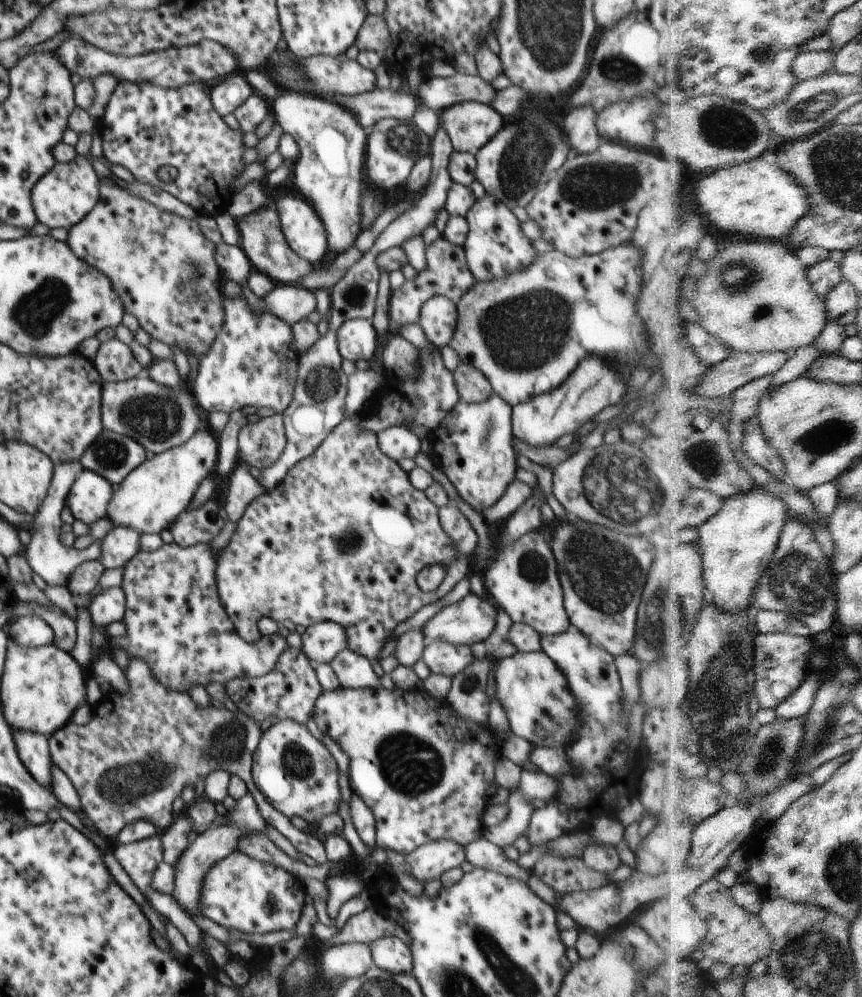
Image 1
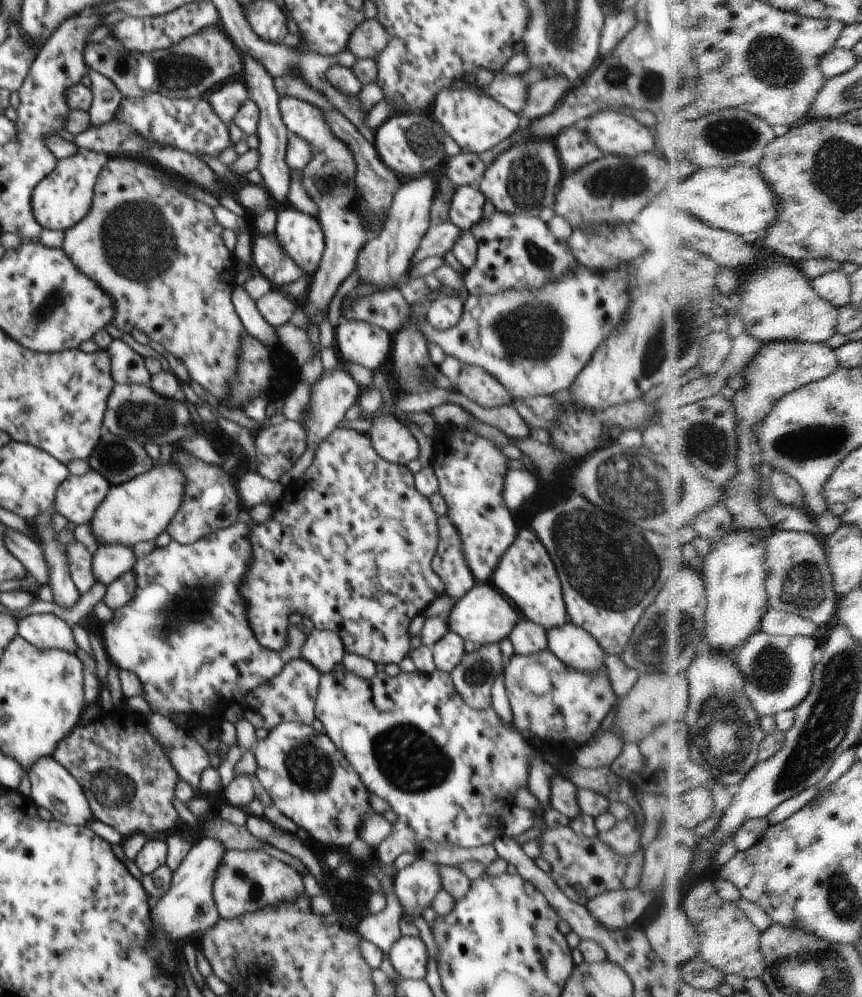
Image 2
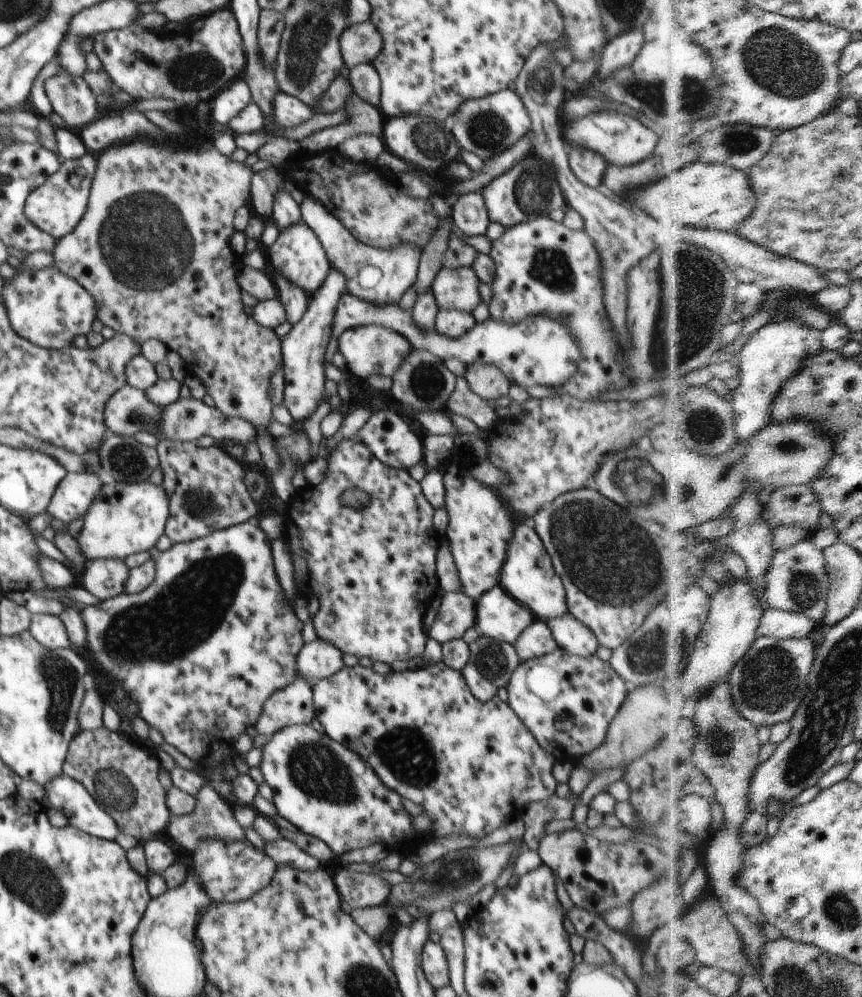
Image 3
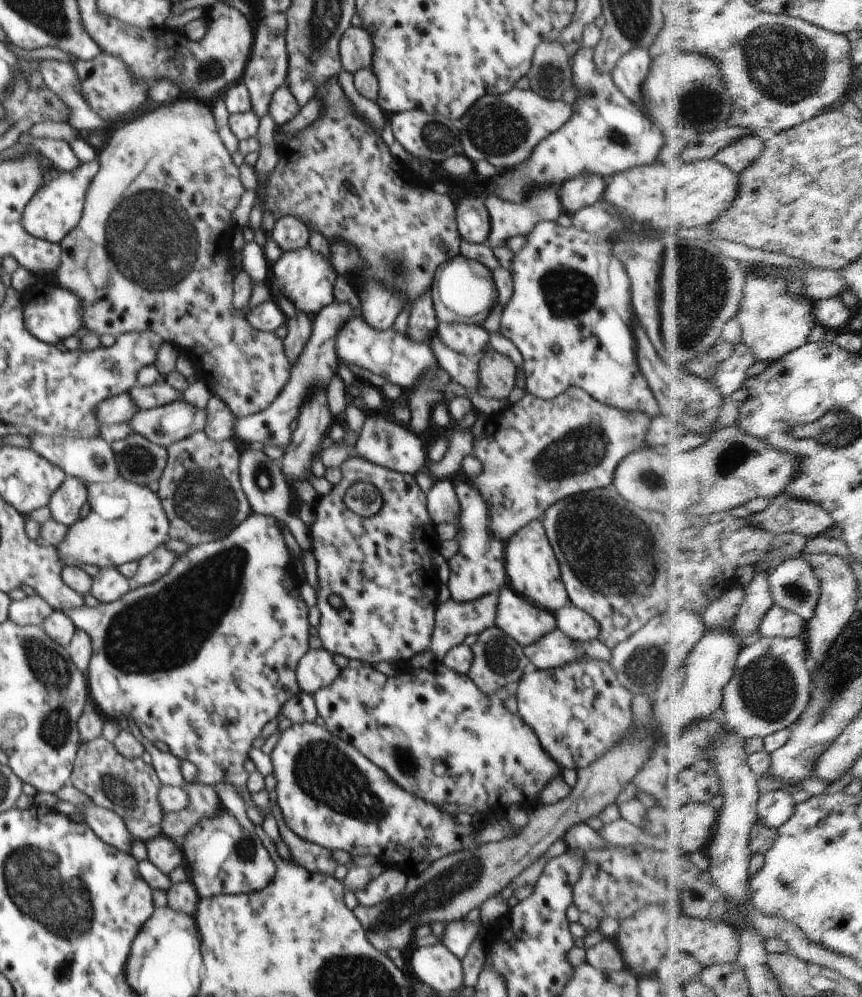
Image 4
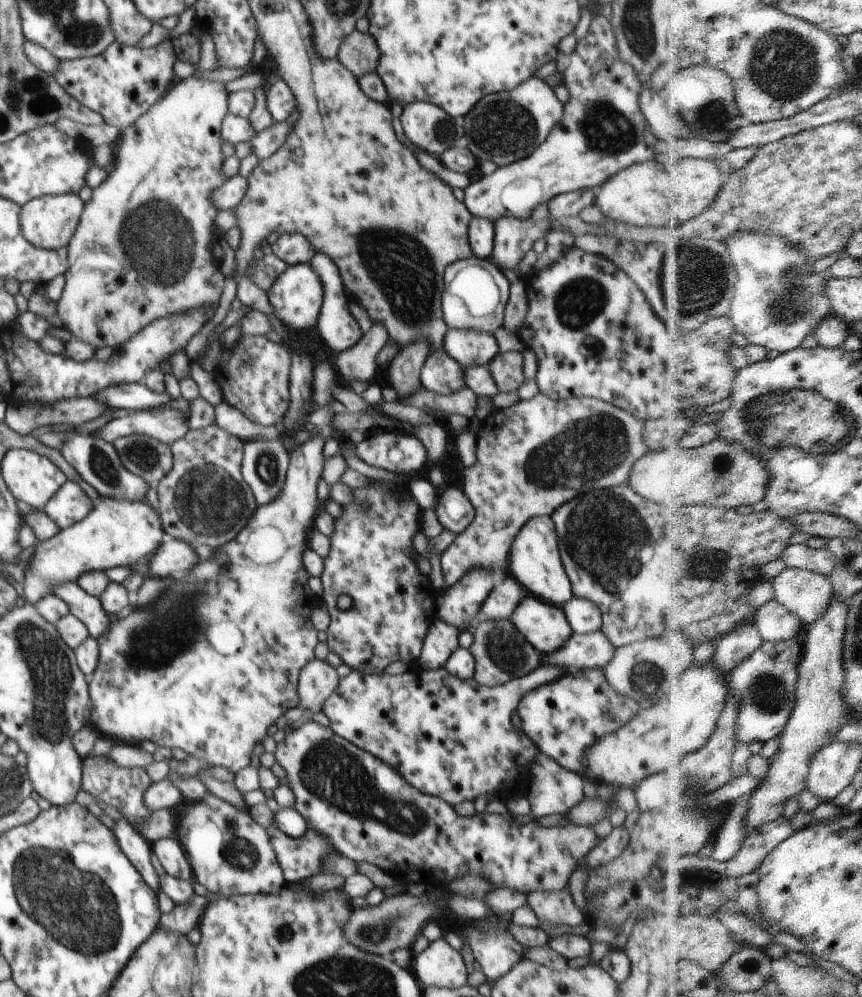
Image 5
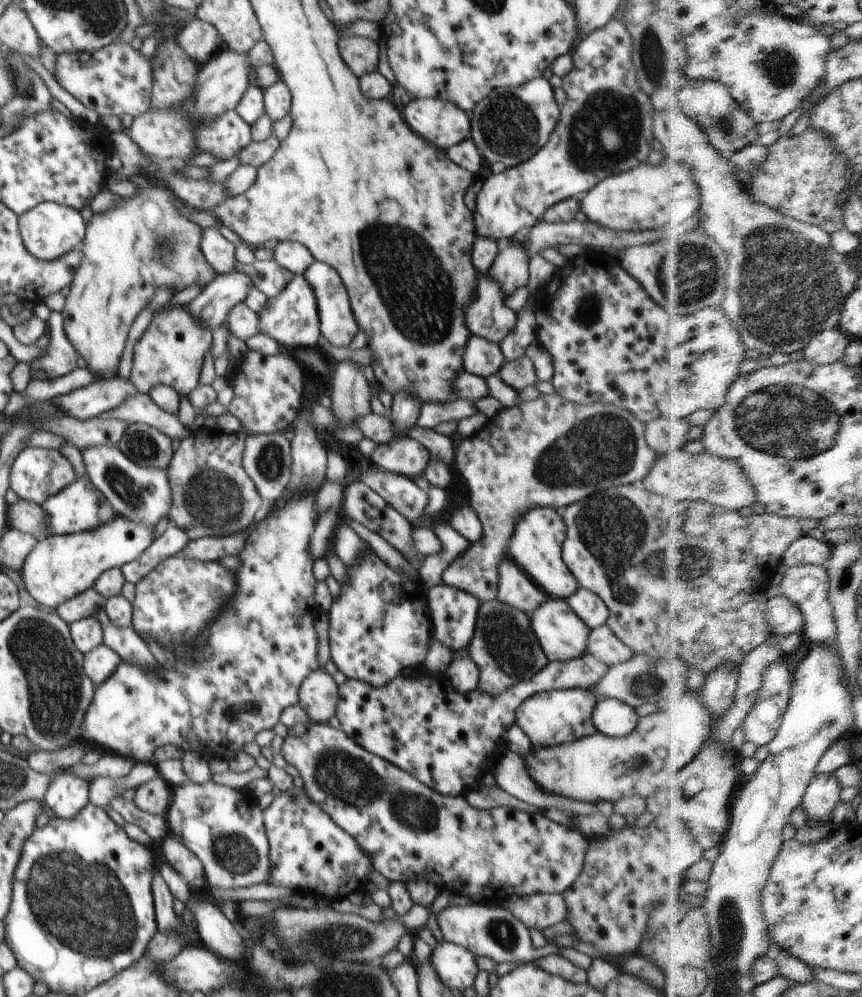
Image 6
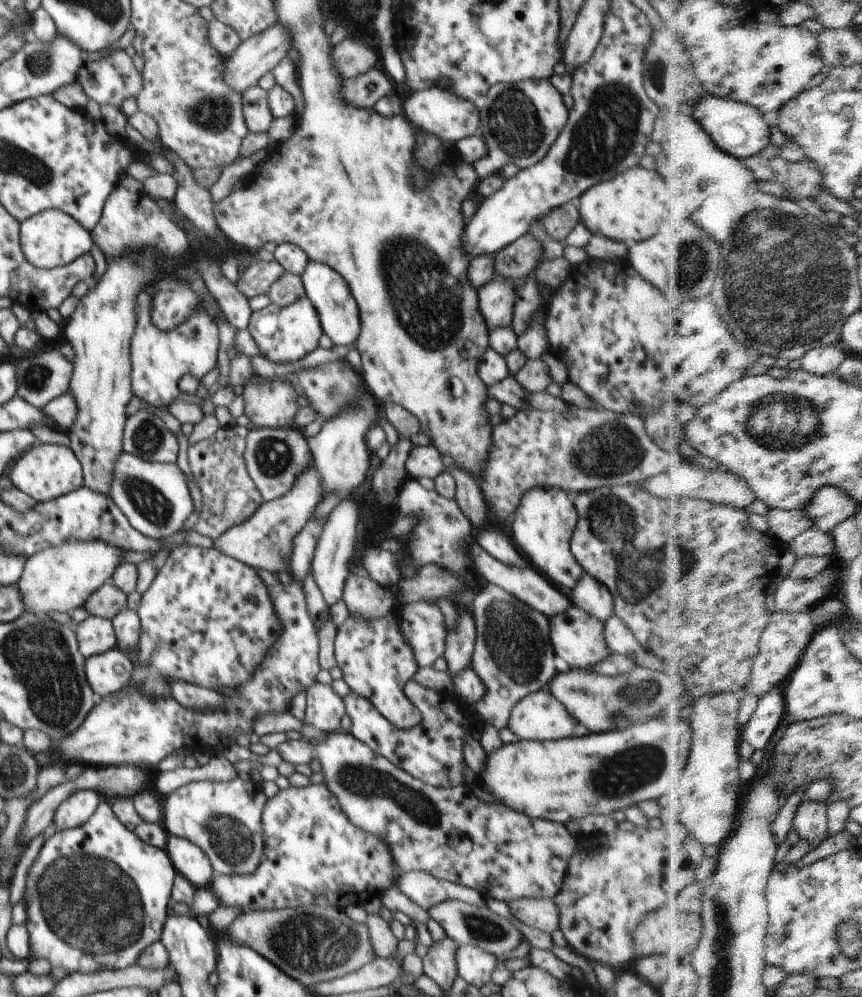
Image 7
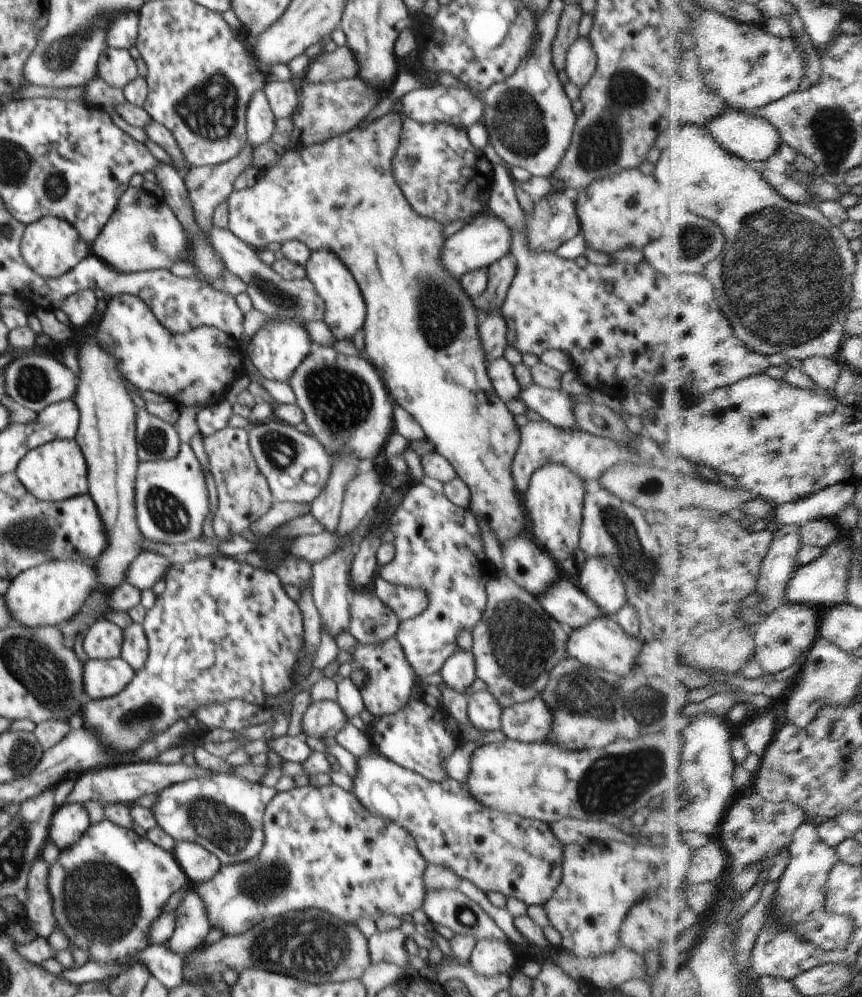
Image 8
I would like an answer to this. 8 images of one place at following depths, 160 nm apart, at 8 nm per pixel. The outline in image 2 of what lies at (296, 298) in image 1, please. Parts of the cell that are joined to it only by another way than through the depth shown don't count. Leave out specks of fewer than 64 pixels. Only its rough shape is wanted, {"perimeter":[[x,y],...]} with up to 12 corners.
{"perimeter":[[271,290],[255,303],[273,327],[289,322],[294,299]]}

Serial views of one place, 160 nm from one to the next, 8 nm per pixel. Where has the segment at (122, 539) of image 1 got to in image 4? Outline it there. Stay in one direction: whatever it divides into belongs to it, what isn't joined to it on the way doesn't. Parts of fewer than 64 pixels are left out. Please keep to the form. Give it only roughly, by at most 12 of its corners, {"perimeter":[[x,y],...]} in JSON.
{"perimeter":[[117,567],[93,577],[91,601],[111,603],[129,590]]}

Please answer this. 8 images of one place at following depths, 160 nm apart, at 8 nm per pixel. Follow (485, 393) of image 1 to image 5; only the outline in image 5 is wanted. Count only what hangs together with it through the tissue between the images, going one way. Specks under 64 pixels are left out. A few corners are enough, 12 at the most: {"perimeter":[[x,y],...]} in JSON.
{"perimeter":[[499,353],[487,365],[499,393],[524,382],[523,354]]}

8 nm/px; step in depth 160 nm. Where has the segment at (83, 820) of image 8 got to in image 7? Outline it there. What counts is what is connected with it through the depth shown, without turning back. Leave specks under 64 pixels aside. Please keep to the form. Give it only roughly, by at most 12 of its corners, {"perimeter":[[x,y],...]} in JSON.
{"perimeter":[[76,791],[56,809],[58,831],[82,826],[102,796]]}

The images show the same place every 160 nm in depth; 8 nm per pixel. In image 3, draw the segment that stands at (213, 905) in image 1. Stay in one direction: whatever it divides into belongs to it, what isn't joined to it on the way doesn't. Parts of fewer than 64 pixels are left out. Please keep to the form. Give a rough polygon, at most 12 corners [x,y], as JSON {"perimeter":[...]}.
{"perimeter":[[202,839],[193,872],[212,901],[270,884],[277,864],[248,839]]}

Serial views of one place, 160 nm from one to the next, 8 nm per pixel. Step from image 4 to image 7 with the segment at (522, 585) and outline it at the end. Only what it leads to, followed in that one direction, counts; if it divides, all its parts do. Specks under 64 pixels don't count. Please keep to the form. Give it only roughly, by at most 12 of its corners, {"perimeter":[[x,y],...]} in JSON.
{"perimeter":[[527,490],[511,538],[554,586],[585,572],[570,550],[578,513],[566,491]]}

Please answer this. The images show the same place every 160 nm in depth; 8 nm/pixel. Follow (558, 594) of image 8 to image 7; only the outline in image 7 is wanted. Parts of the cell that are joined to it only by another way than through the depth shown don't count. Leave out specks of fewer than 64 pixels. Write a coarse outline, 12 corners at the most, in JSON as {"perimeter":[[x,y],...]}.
{"perimeter":[[477,542],[467,553],[485,583],[553,617],[574,606],[536,568],[508,566]]}

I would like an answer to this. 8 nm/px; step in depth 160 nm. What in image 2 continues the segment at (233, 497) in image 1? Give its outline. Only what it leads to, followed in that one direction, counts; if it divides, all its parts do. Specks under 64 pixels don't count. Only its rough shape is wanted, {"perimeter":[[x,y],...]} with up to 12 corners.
{"perimeter":[[249,471],[237,482],[240,506],[278,505],[284,485]]}

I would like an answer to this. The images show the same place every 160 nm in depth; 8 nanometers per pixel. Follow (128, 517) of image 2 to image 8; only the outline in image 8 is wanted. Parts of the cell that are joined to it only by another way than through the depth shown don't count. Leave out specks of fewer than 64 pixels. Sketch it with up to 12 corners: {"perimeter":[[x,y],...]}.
{"perimeter":[[48,561],[3,596],[12,622],[58,627],[97,585],[95,564]]}

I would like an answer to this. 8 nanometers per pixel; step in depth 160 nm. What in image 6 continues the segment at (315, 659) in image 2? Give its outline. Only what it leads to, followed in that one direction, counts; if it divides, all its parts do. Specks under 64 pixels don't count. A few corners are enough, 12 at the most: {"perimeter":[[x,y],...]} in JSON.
{"perimeter":[[325,670],[300,685],[299,705],[310,723],[336,714],[338,685]]}

